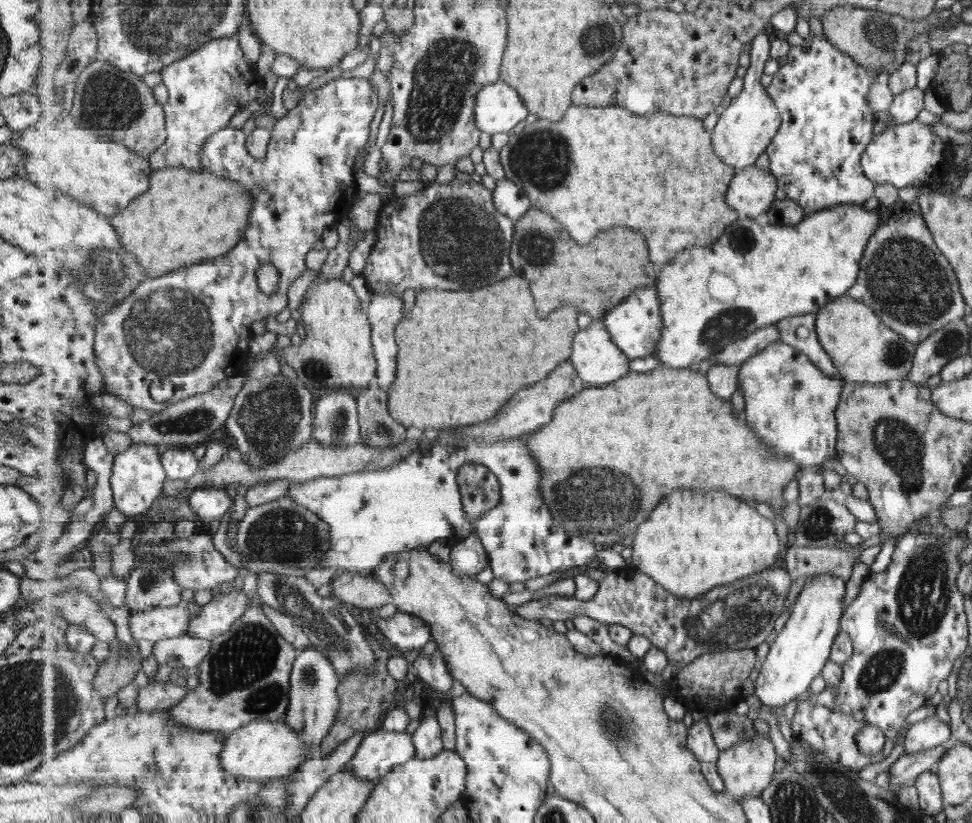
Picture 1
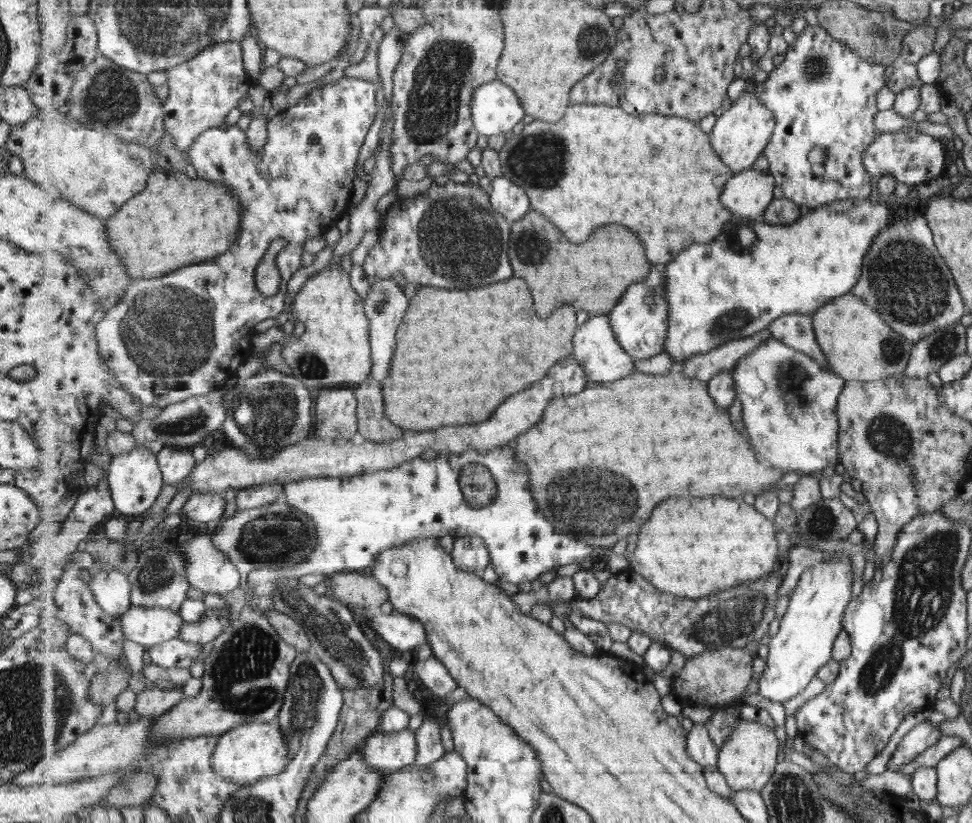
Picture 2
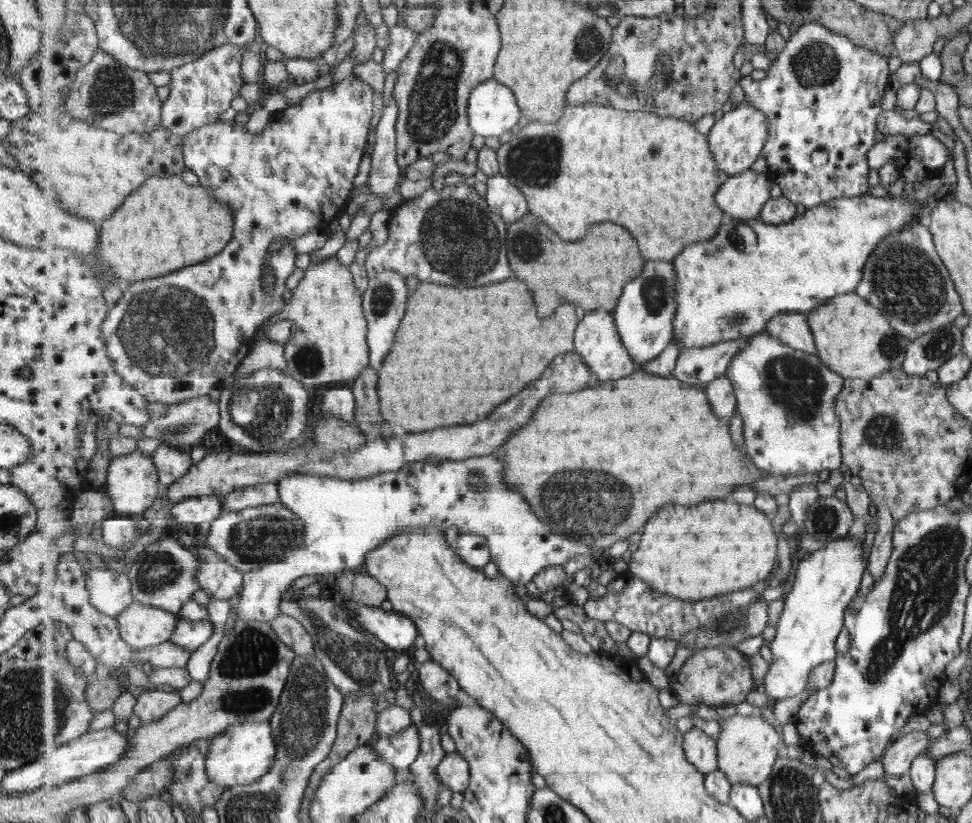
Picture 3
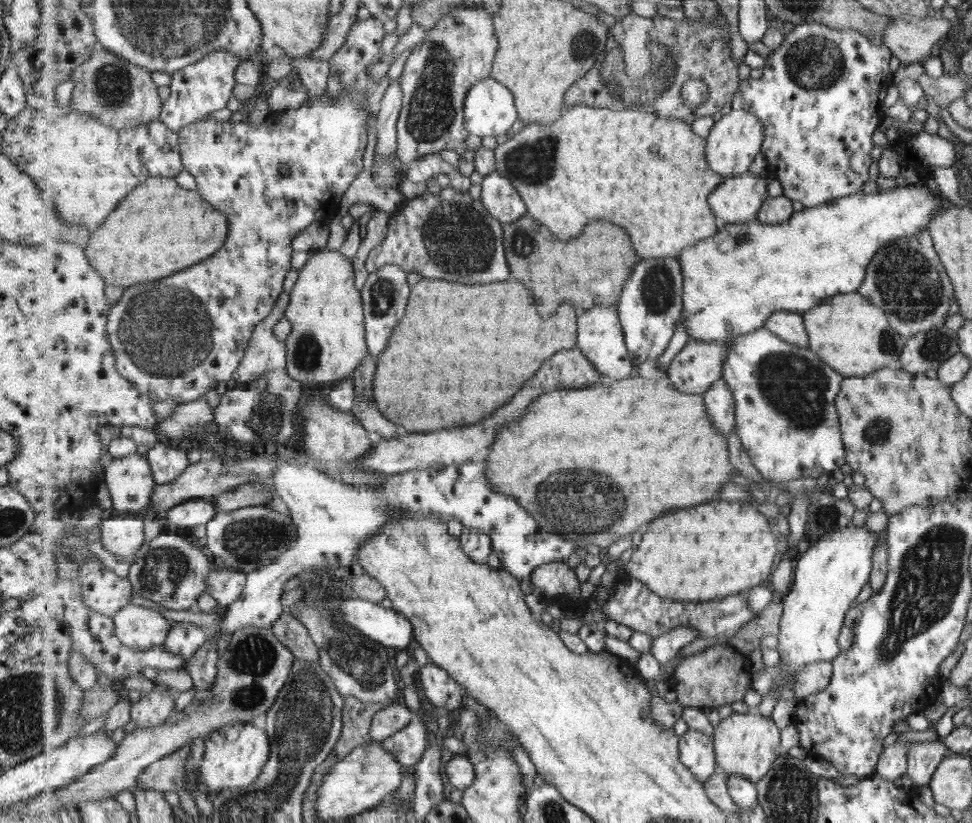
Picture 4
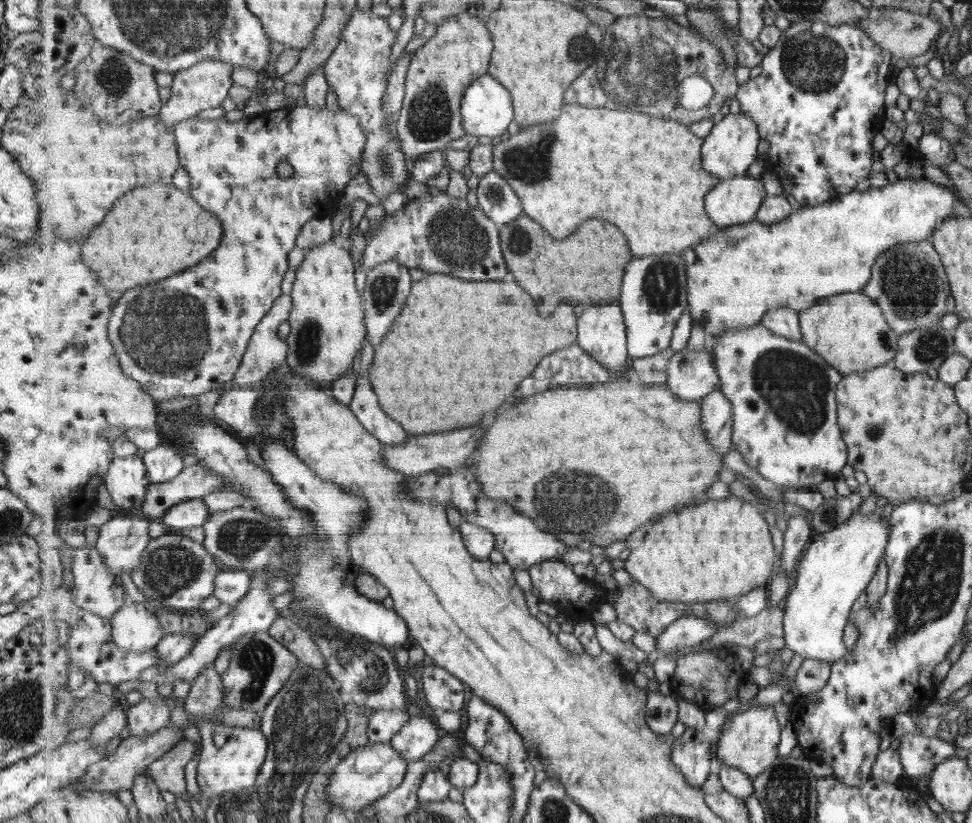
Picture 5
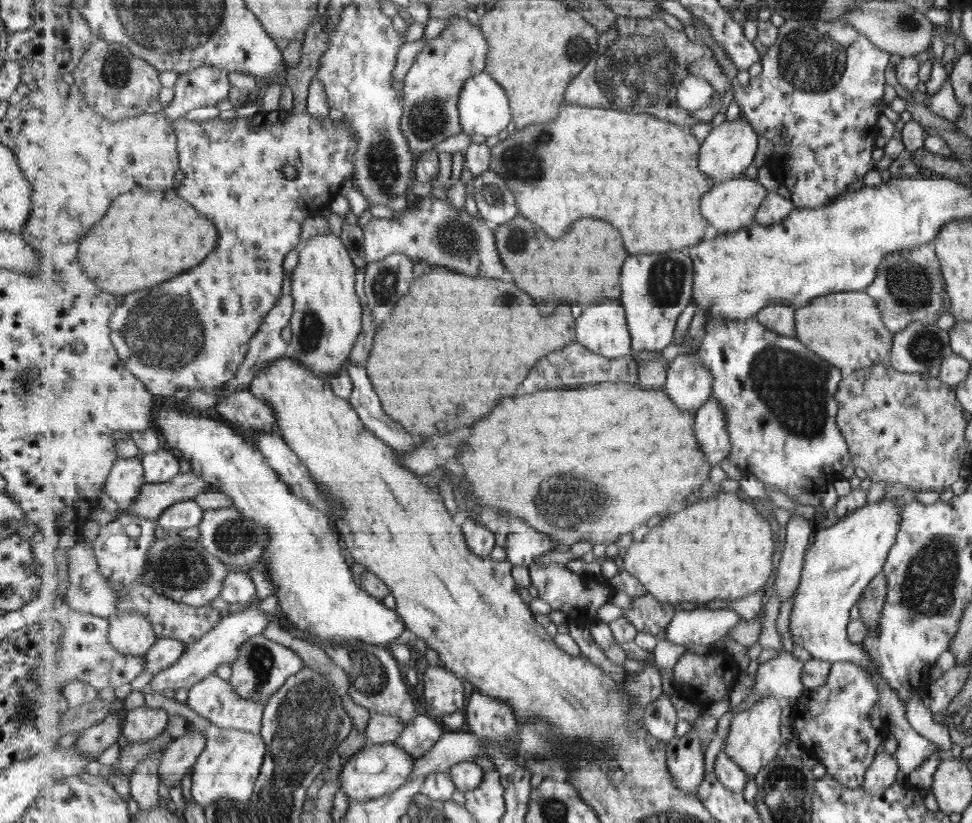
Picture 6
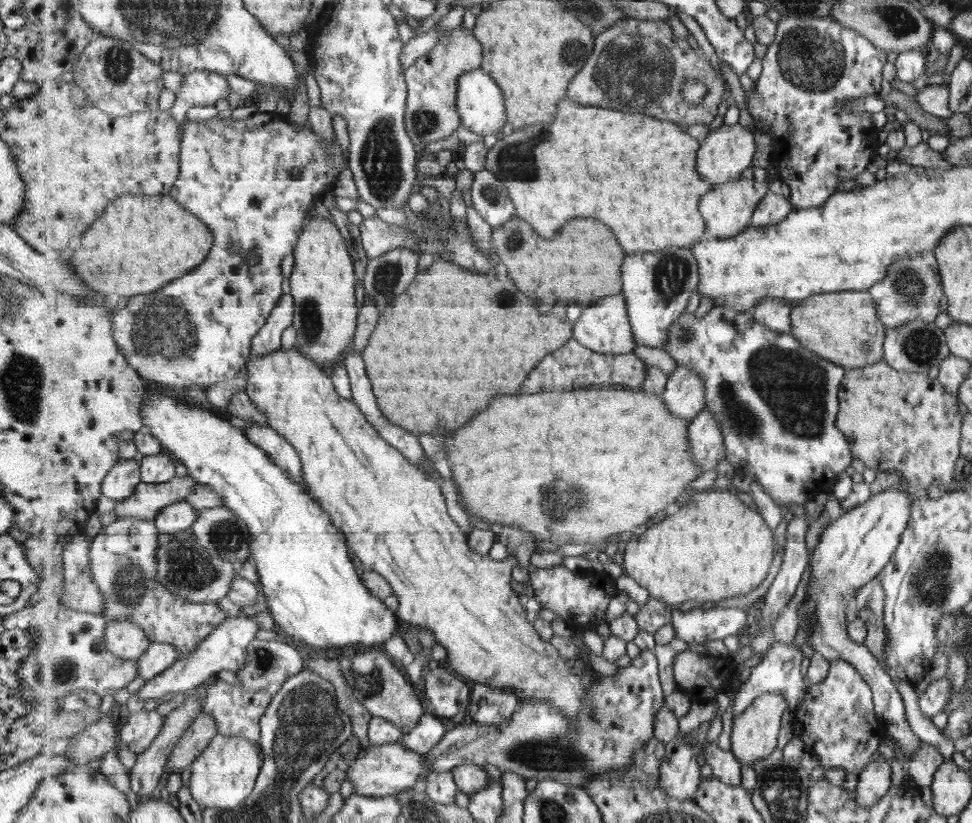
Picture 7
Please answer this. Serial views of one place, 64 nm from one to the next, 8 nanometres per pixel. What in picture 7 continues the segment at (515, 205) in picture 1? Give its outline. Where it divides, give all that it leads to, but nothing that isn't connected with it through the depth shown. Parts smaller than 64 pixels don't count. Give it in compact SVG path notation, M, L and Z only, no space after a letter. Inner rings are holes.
M487 169L474 173L471 201L476 212L492 229L504 226L517 216L509 189L494 172Z

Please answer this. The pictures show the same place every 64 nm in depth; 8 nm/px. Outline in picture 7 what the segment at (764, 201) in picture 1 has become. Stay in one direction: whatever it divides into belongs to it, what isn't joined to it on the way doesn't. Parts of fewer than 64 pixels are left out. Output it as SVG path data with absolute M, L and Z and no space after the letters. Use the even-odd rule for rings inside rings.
M741 178L727 184L714 185L700 203L700 212L706 220L707 231L712 237L721 239L743 233L752 226L753 214L758 209L759 202L763 202L768 193L770 193L769 185L755 182L754 179L747 181Z

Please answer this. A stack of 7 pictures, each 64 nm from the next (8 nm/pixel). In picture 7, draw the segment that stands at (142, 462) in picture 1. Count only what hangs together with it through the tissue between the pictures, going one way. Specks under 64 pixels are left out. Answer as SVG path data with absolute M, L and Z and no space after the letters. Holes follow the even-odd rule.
M120 458L102 484L104 496L120 503L133 496L142 480L141 462Z

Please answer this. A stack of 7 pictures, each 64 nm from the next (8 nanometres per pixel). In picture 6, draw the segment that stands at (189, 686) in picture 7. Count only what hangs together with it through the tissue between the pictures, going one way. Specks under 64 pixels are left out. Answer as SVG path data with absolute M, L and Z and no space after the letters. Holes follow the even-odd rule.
M249 605L243 611L228 613L222 618L222 621L210 630L203 638L200 638L194 645L190 646L184 655L179 658L169 669L154 675L149 683L153 691L163 694L165 690L173 689L174 692L179 689L190 689L207 676L215 673L215 670L221 664L229 664L232 668L234 662L239 658L240 648L254 636L261 634L267 626L271 624L271 616L258 610L255 605Z

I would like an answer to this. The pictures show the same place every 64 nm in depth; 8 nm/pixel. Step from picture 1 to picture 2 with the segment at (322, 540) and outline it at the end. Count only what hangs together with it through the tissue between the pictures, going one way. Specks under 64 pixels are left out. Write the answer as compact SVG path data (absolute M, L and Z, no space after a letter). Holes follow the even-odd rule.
M283 493L273 504L237 510L232 517L218 524L212 539L214 545L246 576L248 572L263 566L263 563L298 563L306 559L317 546L318 530L308 514L287 504L286 495Z

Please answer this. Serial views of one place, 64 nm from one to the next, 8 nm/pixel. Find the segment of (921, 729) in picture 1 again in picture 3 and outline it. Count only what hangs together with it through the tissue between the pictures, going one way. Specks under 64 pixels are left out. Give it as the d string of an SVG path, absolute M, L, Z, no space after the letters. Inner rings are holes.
M925 731L909 732L892 742L882 757L884 774L899 776L908 772L912 758L927 749L929 738Z

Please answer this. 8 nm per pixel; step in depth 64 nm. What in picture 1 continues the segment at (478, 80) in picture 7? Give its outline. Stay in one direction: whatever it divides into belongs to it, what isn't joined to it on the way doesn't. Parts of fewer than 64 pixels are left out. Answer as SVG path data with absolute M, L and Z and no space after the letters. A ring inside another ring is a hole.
M503 80L485 85L476 103L478 127L489 135L512 131L530 113L518 90Z

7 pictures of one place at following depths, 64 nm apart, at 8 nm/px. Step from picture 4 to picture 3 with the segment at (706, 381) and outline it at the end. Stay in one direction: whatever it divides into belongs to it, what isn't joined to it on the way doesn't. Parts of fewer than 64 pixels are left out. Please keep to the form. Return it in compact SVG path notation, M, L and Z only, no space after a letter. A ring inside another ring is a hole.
M746 339L720 342L708 347L683 349L673 375L688 386L706 390L708 384L721 378L733 357L746 345Z

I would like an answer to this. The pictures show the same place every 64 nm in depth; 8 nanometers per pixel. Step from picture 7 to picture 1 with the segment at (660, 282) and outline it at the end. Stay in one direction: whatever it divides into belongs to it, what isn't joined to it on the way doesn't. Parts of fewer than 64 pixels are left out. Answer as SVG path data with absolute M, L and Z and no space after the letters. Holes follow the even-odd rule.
M658 280L646 287L635 289L621 305L617 305L604 316L607 332L615 344L623 350L630 360L642 359L656 354L658 342L662 338L663 315L659 300Z

